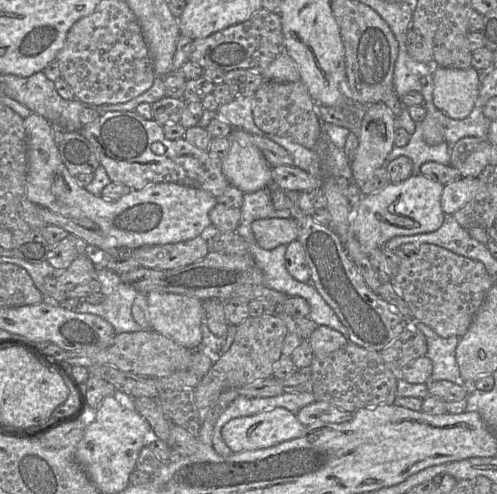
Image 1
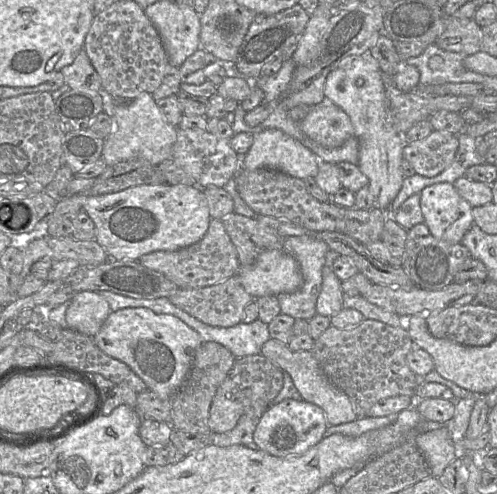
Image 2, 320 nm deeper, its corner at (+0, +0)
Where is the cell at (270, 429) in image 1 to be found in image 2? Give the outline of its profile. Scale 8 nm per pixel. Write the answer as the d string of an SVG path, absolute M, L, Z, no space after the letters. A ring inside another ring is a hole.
M284 399L270 406L260 417L253 434L259 449L277 457L300 455L317 444L328 428L323 409L307 401Z

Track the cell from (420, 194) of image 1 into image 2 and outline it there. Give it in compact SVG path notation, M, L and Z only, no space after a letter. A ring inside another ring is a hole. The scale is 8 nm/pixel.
M443 182L425 187L420 192L424 223L439 240L461 243L474 224L472 206L457 191L454 184Z

